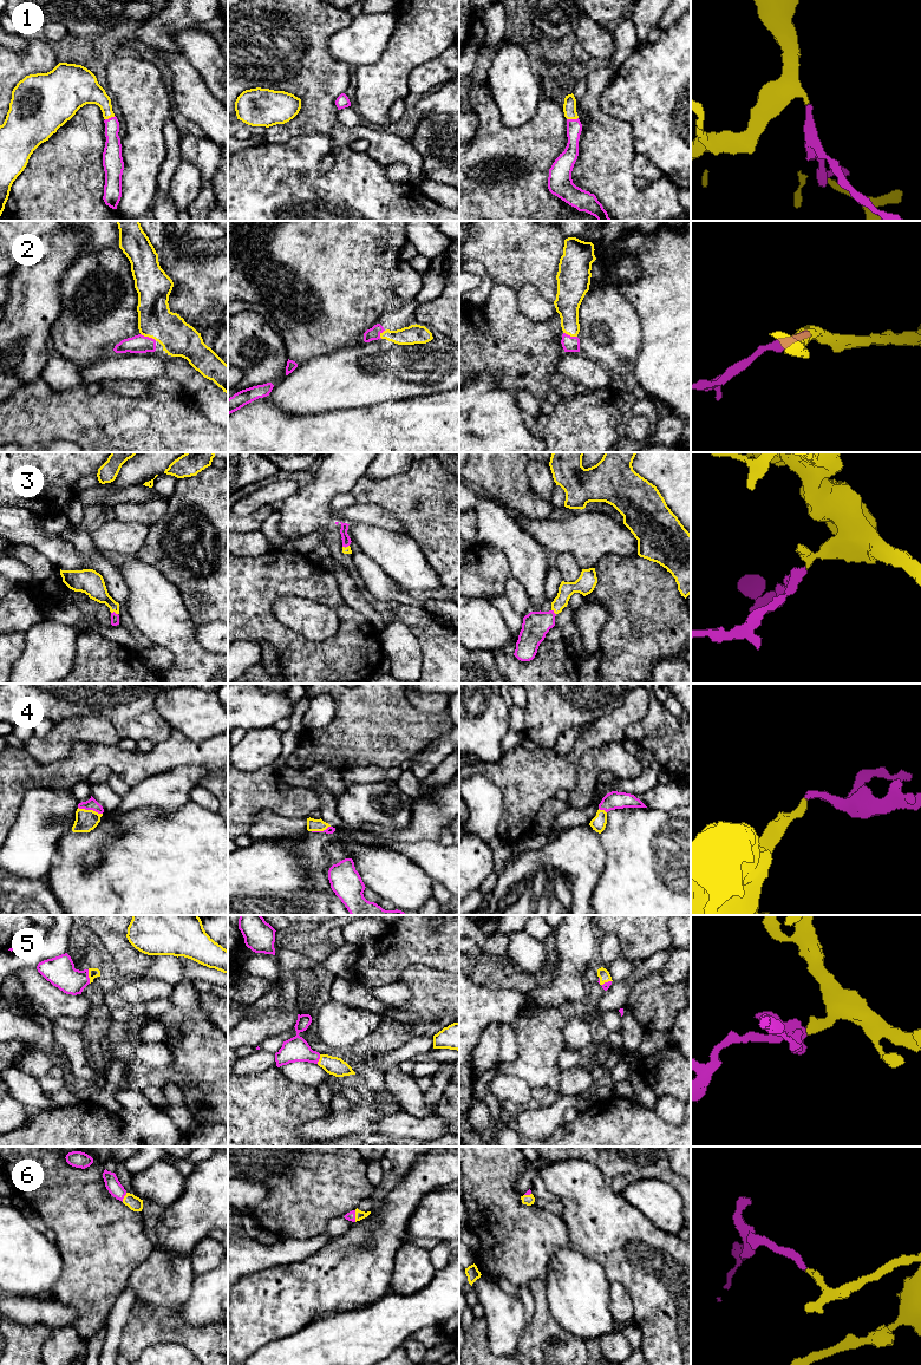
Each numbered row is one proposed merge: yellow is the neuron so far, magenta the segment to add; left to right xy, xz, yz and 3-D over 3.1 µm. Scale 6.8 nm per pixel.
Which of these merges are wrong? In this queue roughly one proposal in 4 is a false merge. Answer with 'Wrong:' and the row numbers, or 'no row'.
Wrong: no row

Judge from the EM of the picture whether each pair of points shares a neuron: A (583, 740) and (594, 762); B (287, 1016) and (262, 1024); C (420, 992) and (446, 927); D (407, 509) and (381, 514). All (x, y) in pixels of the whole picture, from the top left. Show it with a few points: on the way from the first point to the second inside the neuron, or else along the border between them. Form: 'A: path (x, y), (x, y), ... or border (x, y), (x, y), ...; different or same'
A: border (615, 742), (590, 748), (580, 758), (576, 774); different
B: path (281, 1019), (268, 1024); same
C: border (403, 968), (412, 964), (425, 964), (446, 972); different
D: border (365, 502), (378, 504), (391, 511), (407, 534); different

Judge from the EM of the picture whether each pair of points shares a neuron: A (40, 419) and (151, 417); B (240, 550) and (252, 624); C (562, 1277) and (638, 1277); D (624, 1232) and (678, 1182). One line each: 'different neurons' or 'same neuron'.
A: same neuron
B: different neurons
C: different neurons
D: different neurons

